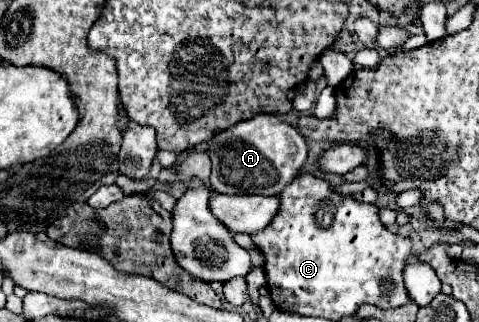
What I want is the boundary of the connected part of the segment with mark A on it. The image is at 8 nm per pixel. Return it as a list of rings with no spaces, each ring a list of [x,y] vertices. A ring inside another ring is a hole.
[[[263,113],[219,131],[211,139],[207,151],[213,161],[211,185],[217,193],[227,193],[227,195],[279,195],[299,173],[299,169],[307,159],[307,143],[299,135],[299,131],[289,123],[277,119],[277,115],[263,115]]]

